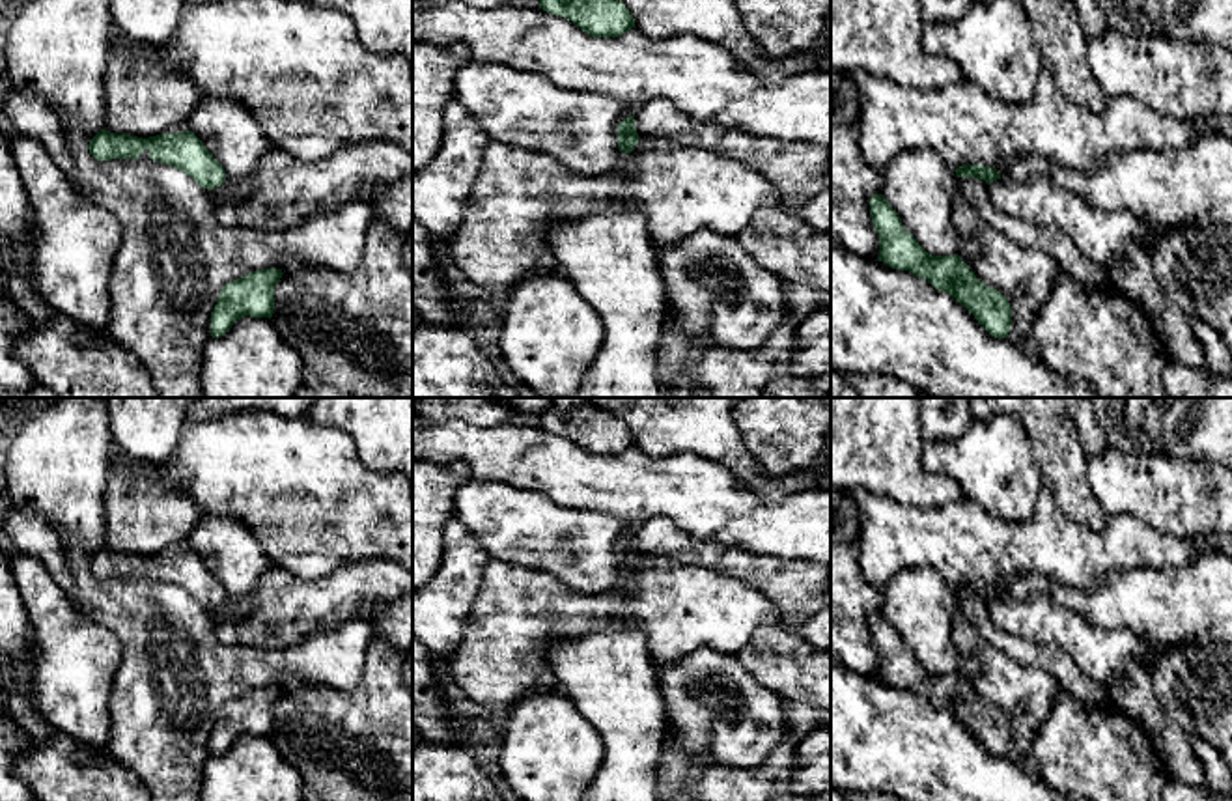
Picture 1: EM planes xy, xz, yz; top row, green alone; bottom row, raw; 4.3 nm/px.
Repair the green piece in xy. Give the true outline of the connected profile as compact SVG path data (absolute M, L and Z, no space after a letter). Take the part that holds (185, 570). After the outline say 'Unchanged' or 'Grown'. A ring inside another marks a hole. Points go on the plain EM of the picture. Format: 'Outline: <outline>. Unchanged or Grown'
Outline: M187 541L174 543L162 553L149 556L116 553L101 547L90 558L88 568L101 581L112 577L151 577L170 583L209 609L220 605L226 597L222 583Z. Grown

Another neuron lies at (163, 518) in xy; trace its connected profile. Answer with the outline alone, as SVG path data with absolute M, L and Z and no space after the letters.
M108 471L105 491L105 547L149 556L187 541L202 510L155 476Z

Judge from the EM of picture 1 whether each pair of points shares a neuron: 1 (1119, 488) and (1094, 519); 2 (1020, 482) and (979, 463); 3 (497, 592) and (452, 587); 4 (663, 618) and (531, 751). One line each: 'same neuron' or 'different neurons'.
1: different neurons
2: same neuron
3: different neurons
4: different neurons

